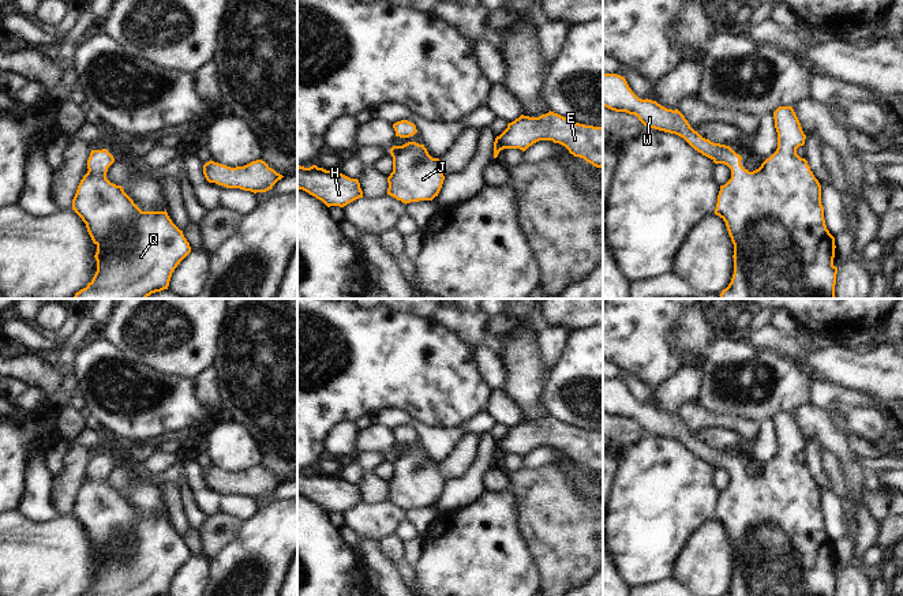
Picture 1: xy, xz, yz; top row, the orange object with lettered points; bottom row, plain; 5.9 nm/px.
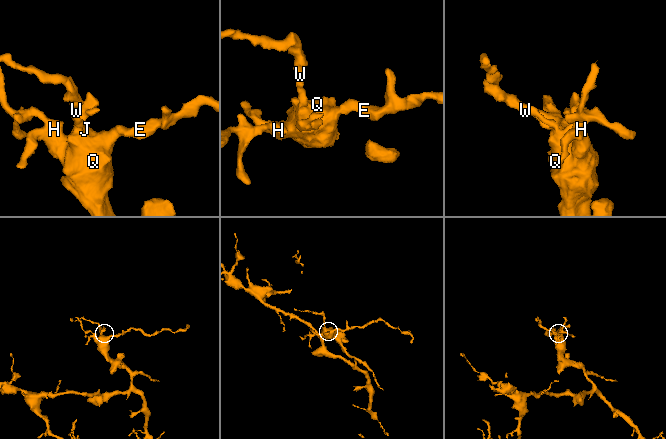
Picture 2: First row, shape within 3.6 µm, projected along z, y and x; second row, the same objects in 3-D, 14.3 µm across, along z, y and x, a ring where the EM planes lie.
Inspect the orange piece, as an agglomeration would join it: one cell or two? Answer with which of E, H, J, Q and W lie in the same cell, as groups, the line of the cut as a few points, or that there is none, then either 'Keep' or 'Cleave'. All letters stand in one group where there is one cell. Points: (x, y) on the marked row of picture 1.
Groups: E H J Q W. No split. Keep

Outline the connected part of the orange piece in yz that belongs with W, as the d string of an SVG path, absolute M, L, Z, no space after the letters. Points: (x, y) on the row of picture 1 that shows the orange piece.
M603 74L603 106L634 115L647 128L675 134L715 164L731 169L731 179L720 185L715 209L734 244L734 274L720 299L835 299L835 237L825 225L821 185L808 161L797 154L806 135L793 106L773 112L778 149L753 172L741 165L742 157L730 146L713 143L694 131L678 109L638 98L621 75Z

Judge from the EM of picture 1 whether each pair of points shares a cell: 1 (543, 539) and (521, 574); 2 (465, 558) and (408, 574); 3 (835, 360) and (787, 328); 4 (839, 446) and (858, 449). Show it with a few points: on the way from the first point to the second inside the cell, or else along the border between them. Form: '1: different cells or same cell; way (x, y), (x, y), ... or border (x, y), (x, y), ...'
1: different cells; border (519, 528), (540, 581)
2: different cells; border (412, 568), (416, 581)
3: different cells; border (798, 328), (795, 334)
4: different cells; border (843, 433), (847, 446), (858, 457)

